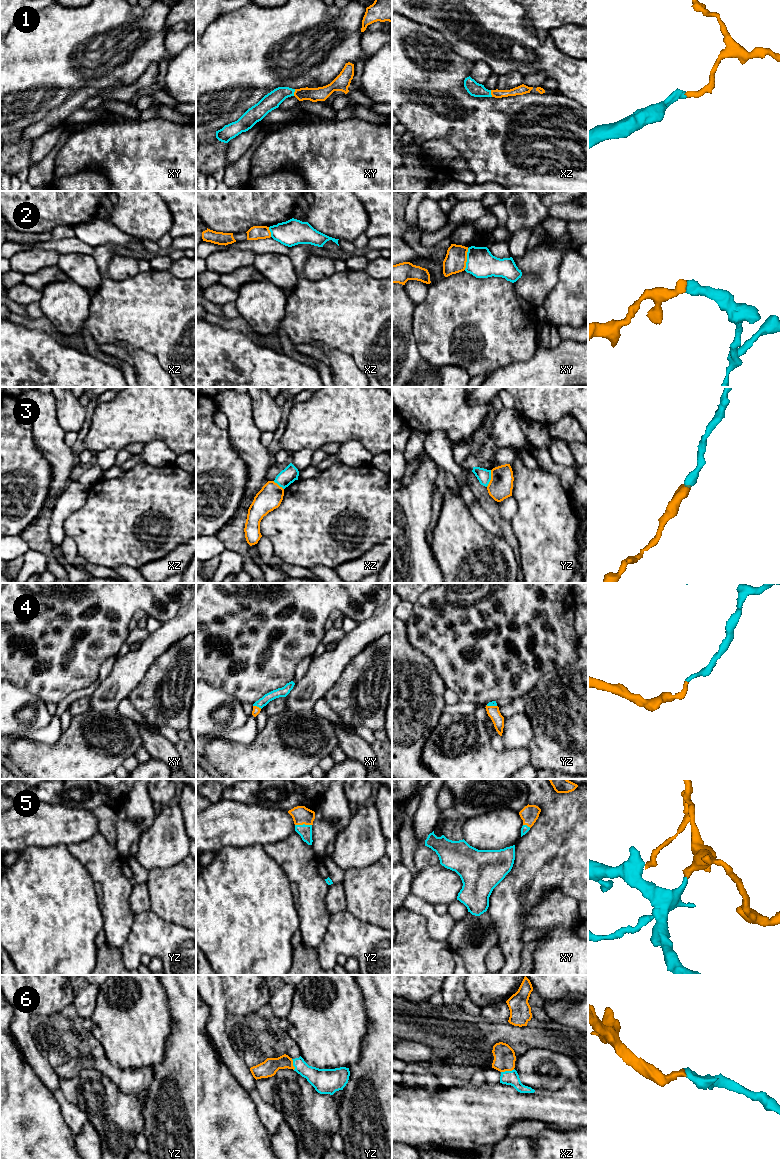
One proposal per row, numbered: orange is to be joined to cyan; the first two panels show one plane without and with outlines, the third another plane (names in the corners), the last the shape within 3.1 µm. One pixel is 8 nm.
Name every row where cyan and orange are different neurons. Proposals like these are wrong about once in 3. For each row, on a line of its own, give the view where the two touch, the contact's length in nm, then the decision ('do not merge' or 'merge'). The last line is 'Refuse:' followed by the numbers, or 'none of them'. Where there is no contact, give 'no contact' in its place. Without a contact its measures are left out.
1: xy | 60 nm | merge
2: xy | 180 nm | do not merge
3: yz | 140 nm | do not merge
4: xy | 80 nm | merge
5: yz | 140 nm | merge
6: xz | 110 nm | merge
Refuse: 2, 3

